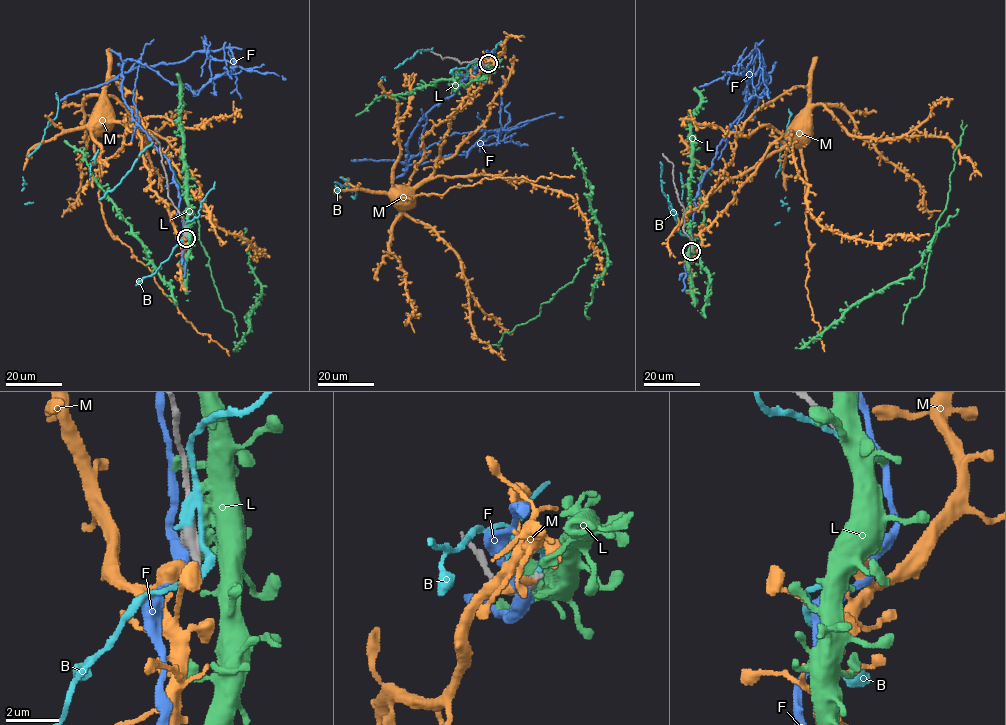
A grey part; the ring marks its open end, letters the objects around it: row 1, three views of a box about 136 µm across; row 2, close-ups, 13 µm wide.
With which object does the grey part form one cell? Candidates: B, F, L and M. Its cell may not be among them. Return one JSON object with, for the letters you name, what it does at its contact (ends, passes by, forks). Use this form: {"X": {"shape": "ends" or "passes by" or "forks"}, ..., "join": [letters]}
{"join": []}

